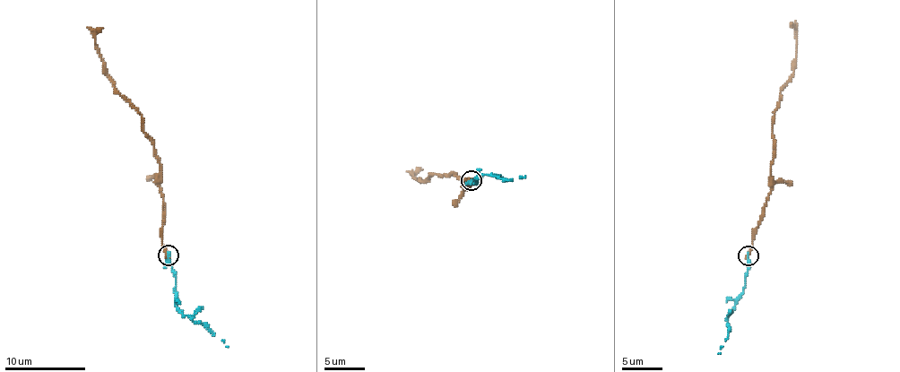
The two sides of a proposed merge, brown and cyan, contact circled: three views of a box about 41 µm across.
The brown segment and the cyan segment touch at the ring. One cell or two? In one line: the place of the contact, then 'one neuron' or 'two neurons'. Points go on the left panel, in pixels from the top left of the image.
place (168, 255); one neuron

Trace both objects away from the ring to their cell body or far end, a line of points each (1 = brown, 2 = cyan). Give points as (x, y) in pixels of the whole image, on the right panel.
1: (748, 256), (752, 231), (758, 225), (771, 191), (772, 119), (780, 90), (793, 70), (797, 30), (791, 24)
2: (748, 256), (745, 287), (728, 315), (727, 338), (718, 353)

